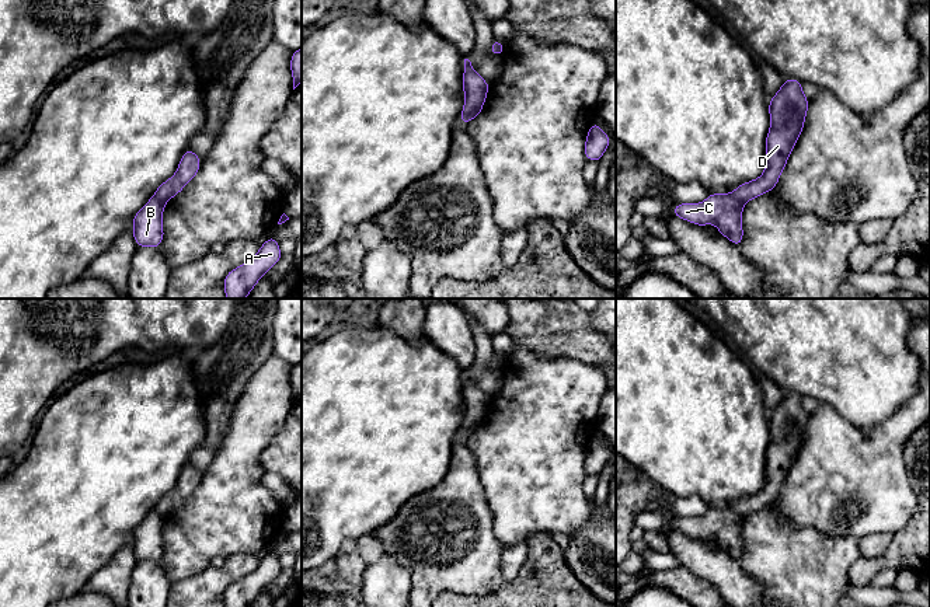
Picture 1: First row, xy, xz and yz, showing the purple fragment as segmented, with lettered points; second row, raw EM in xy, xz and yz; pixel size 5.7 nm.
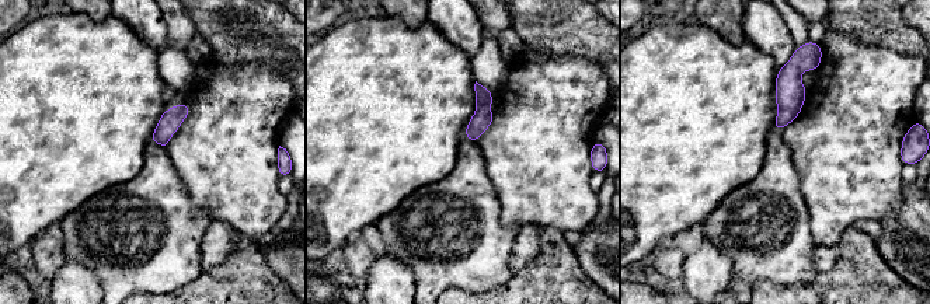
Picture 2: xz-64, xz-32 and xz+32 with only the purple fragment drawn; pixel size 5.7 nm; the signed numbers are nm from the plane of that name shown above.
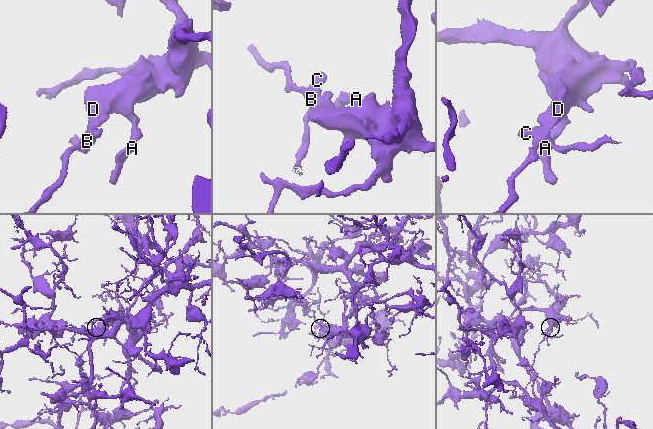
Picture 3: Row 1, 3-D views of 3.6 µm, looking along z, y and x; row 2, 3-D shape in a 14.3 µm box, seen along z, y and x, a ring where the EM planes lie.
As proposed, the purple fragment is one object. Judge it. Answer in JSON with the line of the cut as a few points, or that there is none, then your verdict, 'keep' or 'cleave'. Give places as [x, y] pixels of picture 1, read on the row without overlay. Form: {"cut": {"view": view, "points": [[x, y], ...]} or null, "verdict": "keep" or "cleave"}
{"cut": {"view": "xz", "points": [[481, 419], [462, 435]]}, "verdict": "cleave"}

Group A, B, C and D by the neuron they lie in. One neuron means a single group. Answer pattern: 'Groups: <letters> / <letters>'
Groups: A D / B C

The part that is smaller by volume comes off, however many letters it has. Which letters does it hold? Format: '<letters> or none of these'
B, C

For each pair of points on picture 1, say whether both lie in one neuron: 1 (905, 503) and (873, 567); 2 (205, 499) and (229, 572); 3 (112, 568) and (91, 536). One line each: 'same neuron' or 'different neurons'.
1: different neurons
2: different neurons
3: different neurons

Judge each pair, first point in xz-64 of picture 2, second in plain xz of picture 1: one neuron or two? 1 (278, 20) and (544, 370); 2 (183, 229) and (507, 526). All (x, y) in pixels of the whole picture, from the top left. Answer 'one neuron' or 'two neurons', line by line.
1: two neurons
2: two neurons

